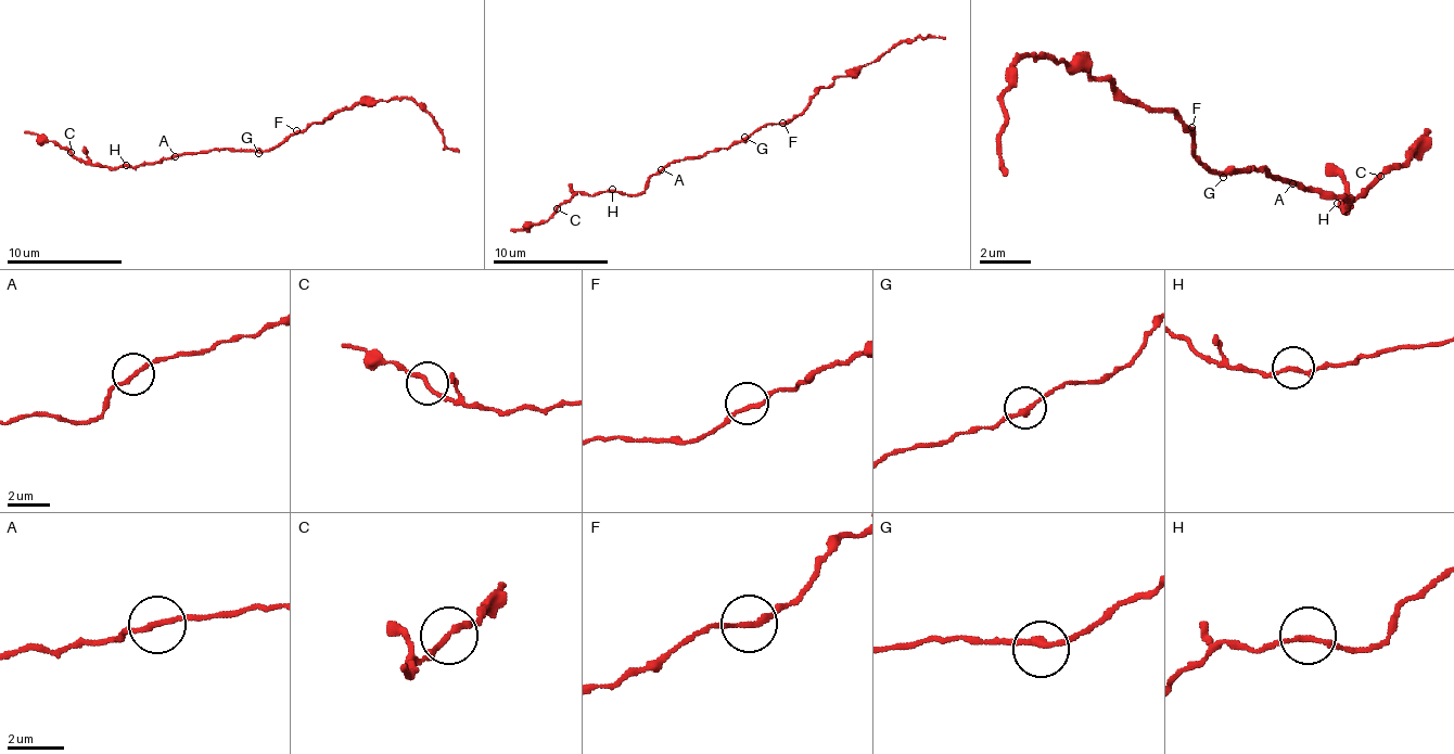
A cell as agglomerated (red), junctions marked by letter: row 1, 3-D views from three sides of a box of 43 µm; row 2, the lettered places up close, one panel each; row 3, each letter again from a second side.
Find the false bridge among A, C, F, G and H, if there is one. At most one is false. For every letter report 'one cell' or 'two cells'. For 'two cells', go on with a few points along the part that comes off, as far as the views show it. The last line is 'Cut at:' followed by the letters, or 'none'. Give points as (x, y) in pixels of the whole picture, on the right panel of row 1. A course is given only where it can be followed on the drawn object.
A: one cell
C: one cell
F: one cell
G: one cell
H: one cell
Cut at: none

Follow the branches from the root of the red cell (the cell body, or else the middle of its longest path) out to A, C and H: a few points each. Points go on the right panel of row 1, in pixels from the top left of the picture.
A: (1229, 171), (1267, 171), (1274, 177), (1287, 177), (1292, 183)
C: (1229, 171), (1267, 171), (1305, 190), (1331, 190), (1350, 203), (1343, 209), (1350, 196), (1363, 196), (1381, 177)
H: (1229, 171), (1267, 171), (1287, 183), (1299, 183), (1305, 190), (1331, 190), (1350, 203), (1337, 203)

